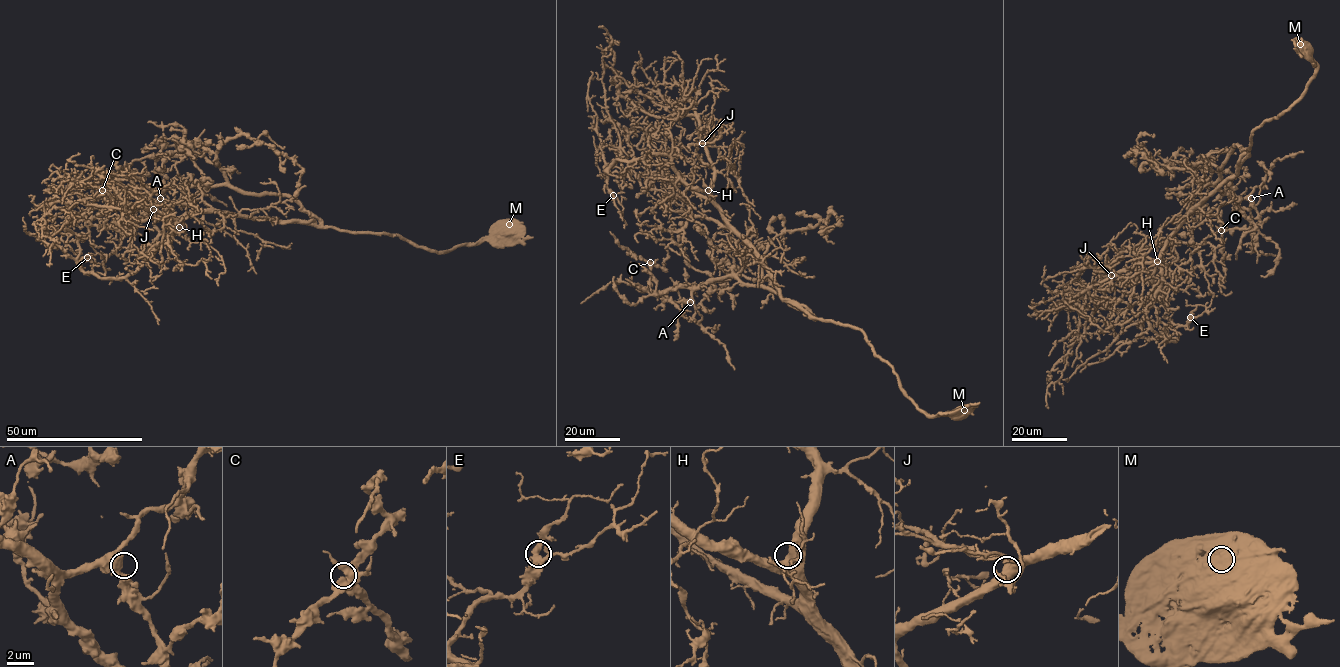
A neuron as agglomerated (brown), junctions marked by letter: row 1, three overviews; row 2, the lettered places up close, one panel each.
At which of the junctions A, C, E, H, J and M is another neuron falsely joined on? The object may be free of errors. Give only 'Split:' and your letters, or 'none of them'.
Split: none of them

